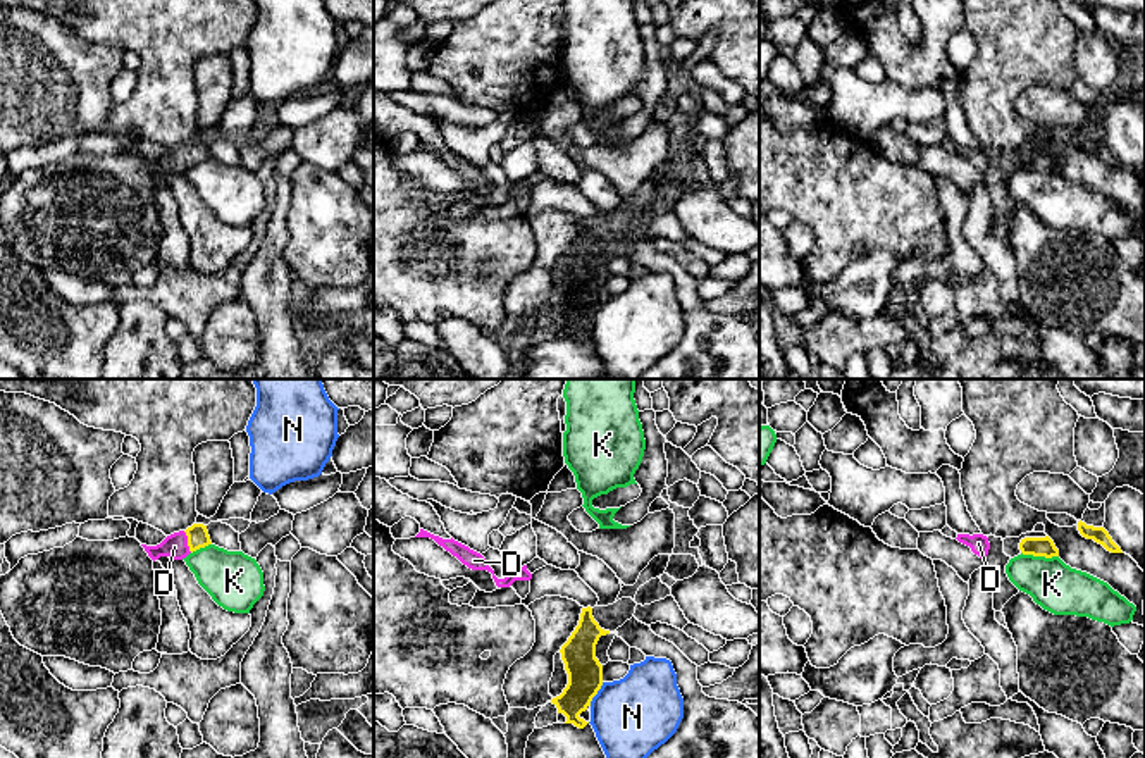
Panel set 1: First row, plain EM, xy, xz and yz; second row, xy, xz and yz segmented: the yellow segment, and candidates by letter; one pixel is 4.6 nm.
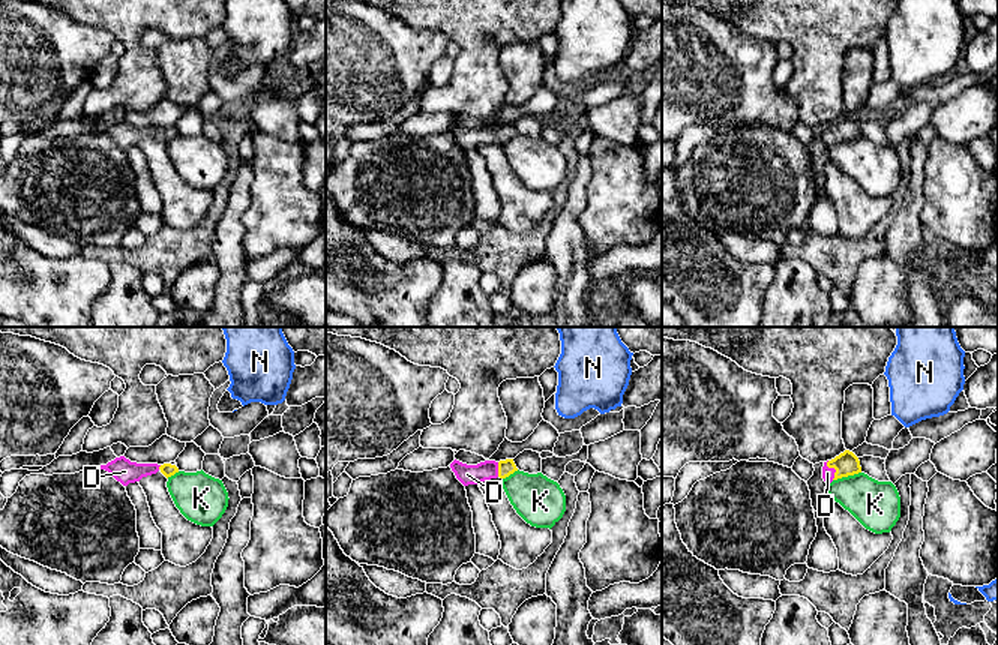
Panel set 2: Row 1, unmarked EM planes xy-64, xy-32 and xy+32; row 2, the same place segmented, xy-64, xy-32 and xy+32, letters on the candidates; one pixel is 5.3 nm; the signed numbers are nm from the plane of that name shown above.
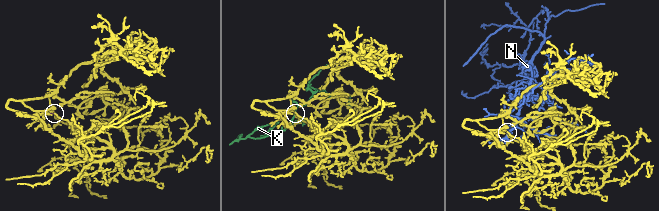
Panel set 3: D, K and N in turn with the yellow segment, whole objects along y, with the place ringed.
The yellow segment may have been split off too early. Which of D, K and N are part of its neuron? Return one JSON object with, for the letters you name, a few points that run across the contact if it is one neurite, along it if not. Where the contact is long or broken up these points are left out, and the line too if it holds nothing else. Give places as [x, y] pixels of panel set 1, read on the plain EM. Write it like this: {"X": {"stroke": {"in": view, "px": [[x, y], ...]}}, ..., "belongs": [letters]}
{"D": {"stroke": {"in": "xy", "px": [[197, 149], [188, 155], [174, 161]]}}, "belongs": ["D"]}

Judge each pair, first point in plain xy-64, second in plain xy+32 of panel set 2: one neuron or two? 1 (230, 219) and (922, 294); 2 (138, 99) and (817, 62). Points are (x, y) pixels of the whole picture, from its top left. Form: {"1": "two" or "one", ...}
{"1": "one", "2": "one"}

